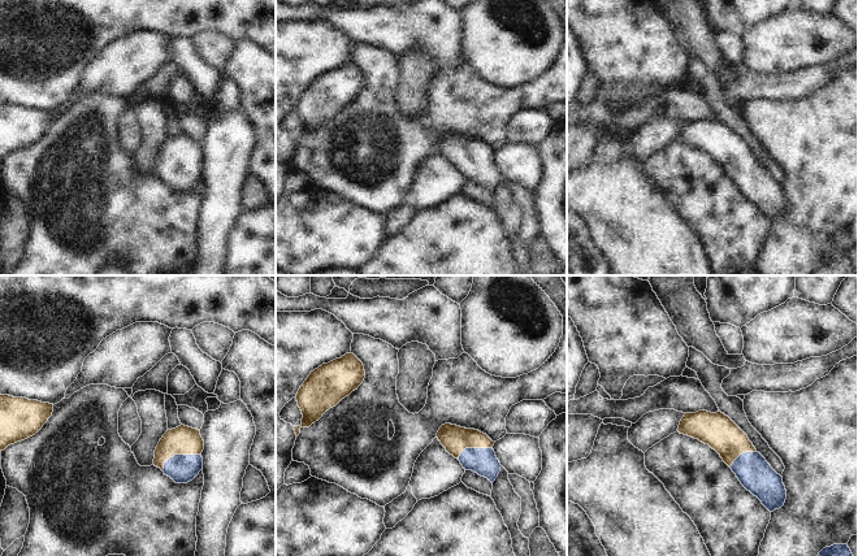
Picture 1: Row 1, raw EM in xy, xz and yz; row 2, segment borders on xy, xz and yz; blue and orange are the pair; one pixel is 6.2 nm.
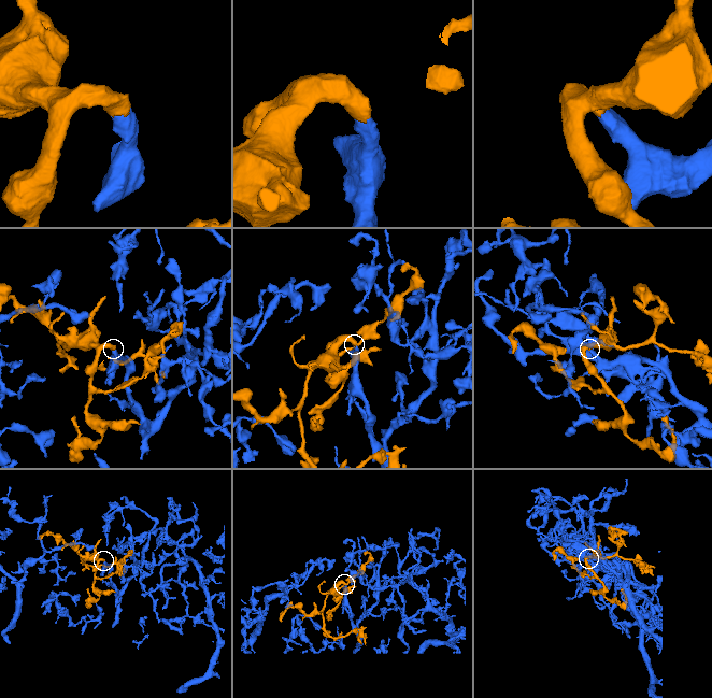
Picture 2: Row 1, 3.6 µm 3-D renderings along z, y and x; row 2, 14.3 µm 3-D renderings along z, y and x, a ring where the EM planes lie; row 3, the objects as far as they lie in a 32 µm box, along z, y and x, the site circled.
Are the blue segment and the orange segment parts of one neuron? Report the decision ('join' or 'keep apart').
join

